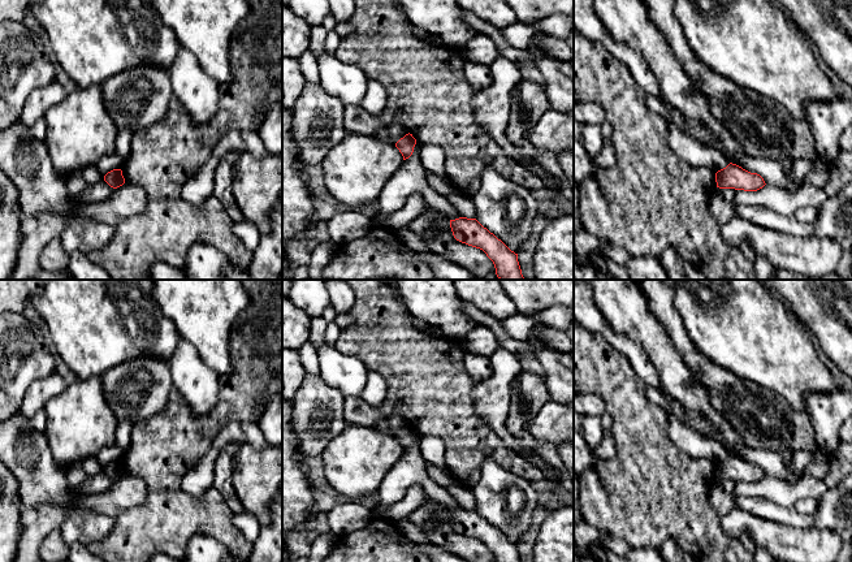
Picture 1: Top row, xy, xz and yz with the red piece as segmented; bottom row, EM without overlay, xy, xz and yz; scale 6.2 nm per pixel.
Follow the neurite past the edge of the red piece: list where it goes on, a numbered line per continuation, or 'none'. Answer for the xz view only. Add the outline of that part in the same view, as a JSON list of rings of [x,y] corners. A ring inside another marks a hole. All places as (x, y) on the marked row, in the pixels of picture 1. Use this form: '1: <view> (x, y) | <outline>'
none

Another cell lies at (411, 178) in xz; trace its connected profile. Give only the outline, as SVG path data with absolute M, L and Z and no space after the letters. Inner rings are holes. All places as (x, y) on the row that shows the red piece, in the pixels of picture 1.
M416 142L412 155L402 163L398 172L384 186L377 199L377 217L388 217L395 213L405 207L412 194L420 194L431 209L445 213L450 220L462 217L446 196L440 195L429 186L425 172Z

